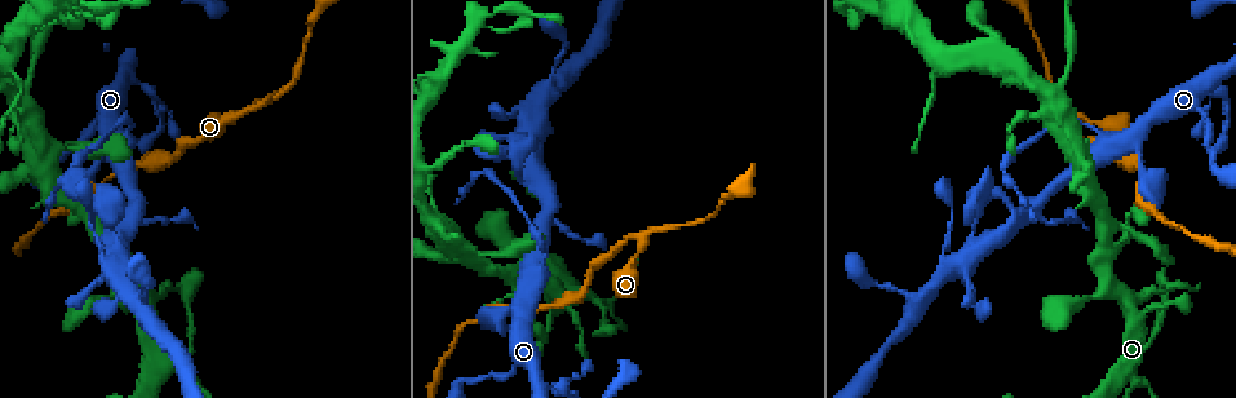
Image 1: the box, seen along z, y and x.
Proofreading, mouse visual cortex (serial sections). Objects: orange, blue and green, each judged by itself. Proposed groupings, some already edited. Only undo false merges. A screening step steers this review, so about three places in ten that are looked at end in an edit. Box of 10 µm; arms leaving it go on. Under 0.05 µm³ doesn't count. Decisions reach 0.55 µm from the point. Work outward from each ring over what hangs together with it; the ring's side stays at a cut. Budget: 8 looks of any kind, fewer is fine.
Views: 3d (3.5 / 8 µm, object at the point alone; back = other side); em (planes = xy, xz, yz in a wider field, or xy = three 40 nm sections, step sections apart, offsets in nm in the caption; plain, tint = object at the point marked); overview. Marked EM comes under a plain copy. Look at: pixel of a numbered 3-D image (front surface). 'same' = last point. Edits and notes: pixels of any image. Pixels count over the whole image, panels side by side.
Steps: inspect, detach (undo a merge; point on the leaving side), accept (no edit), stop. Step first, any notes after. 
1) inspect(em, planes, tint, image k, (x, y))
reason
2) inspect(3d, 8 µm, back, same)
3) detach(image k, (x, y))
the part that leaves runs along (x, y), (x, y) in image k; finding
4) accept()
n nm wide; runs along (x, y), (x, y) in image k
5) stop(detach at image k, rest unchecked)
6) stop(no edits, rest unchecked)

inspect(3d, 8 µm, image 1, (1135, 375))
three arms meet

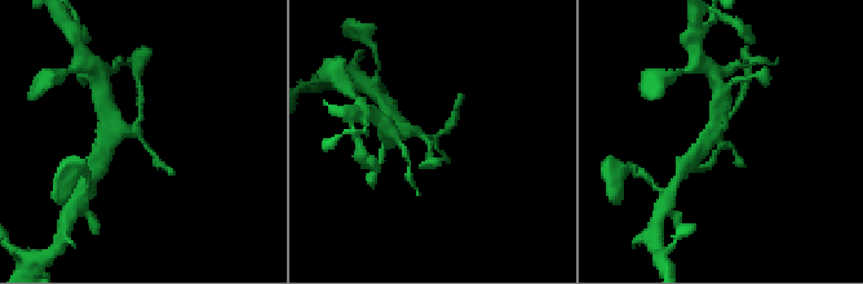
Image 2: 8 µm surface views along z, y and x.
inspect(em, xy, step 3, tint, same)
3 arms; arms of 150, 200, 300 nm

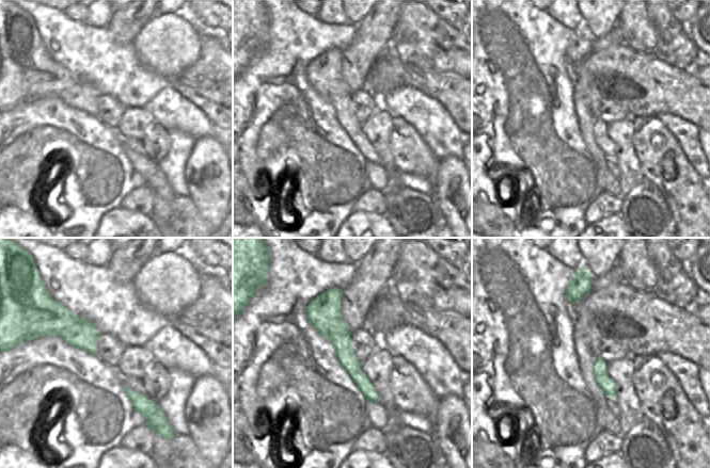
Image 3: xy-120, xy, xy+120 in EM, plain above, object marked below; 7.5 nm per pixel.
accept()
runs along (110, 116), (135, 134), (160, 165) in image 2; one cell here

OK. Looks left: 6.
inspect(3d, 3.5 µm, image 1, (535, 120))
abrupt turn

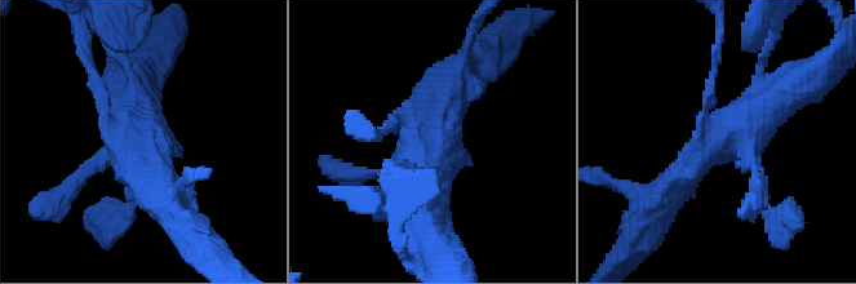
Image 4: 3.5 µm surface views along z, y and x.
inspect(em, xy, step 5, tint, image 4, (717, 144))
shape alone is not enough

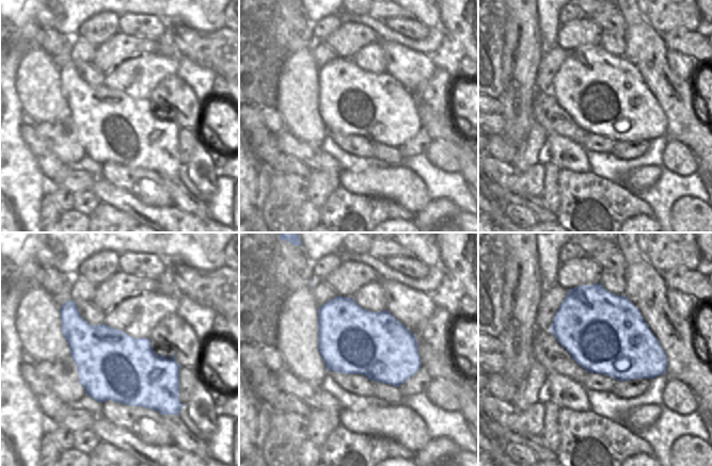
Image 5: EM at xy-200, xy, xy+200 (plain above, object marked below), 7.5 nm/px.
accept()
500 nm wide; runs along (808, 78), (704, 150), (677, 181) in image 4; all the same cell

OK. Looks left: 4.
inspect(3d, 3.5 µm, back, image 1, (227, 120))

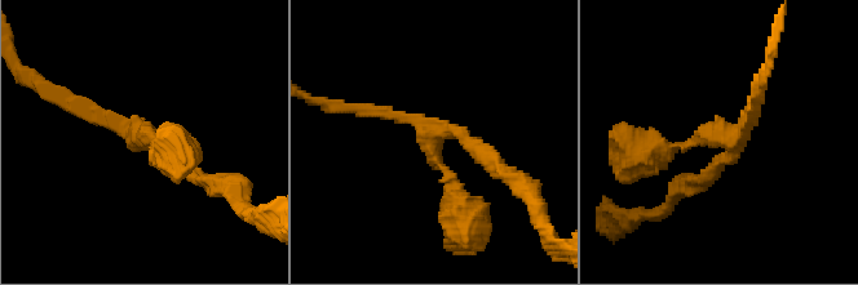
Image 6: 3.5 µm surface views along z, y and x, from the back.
inspect(em, xy, step 3, tint, image 6, (728, 135))
3 arms; arms of 150, 200, 200 nm

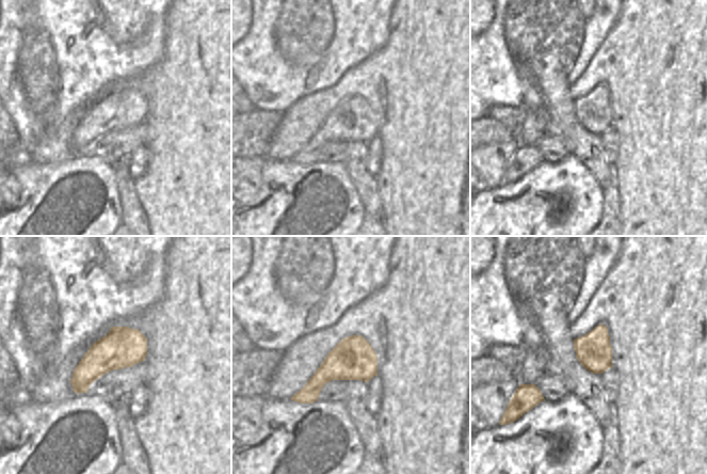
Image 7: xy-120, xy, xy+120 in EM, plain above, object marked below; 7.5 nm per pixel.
inspect(em, xy, step 2, tint, same)

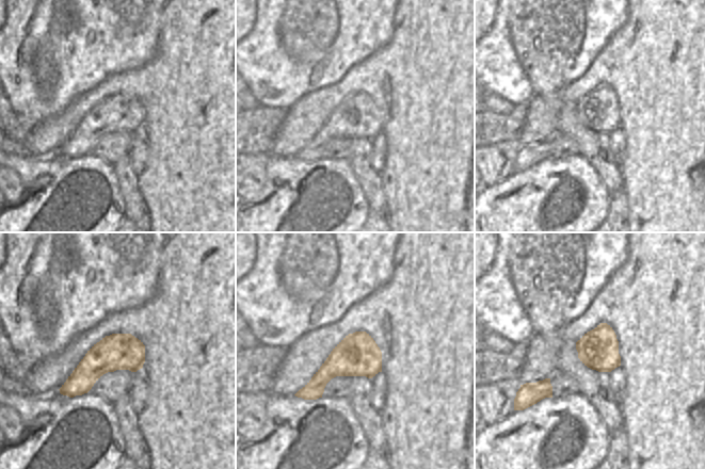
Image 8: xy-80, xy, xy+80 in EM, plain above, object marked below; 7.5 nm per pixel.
accept()
320 nm wide; runs along (461, 208), (430, 138), (454, 132), (494, 168) in image 6; all the same cell

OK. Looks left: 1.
stop(no edits, rest unchecked)

